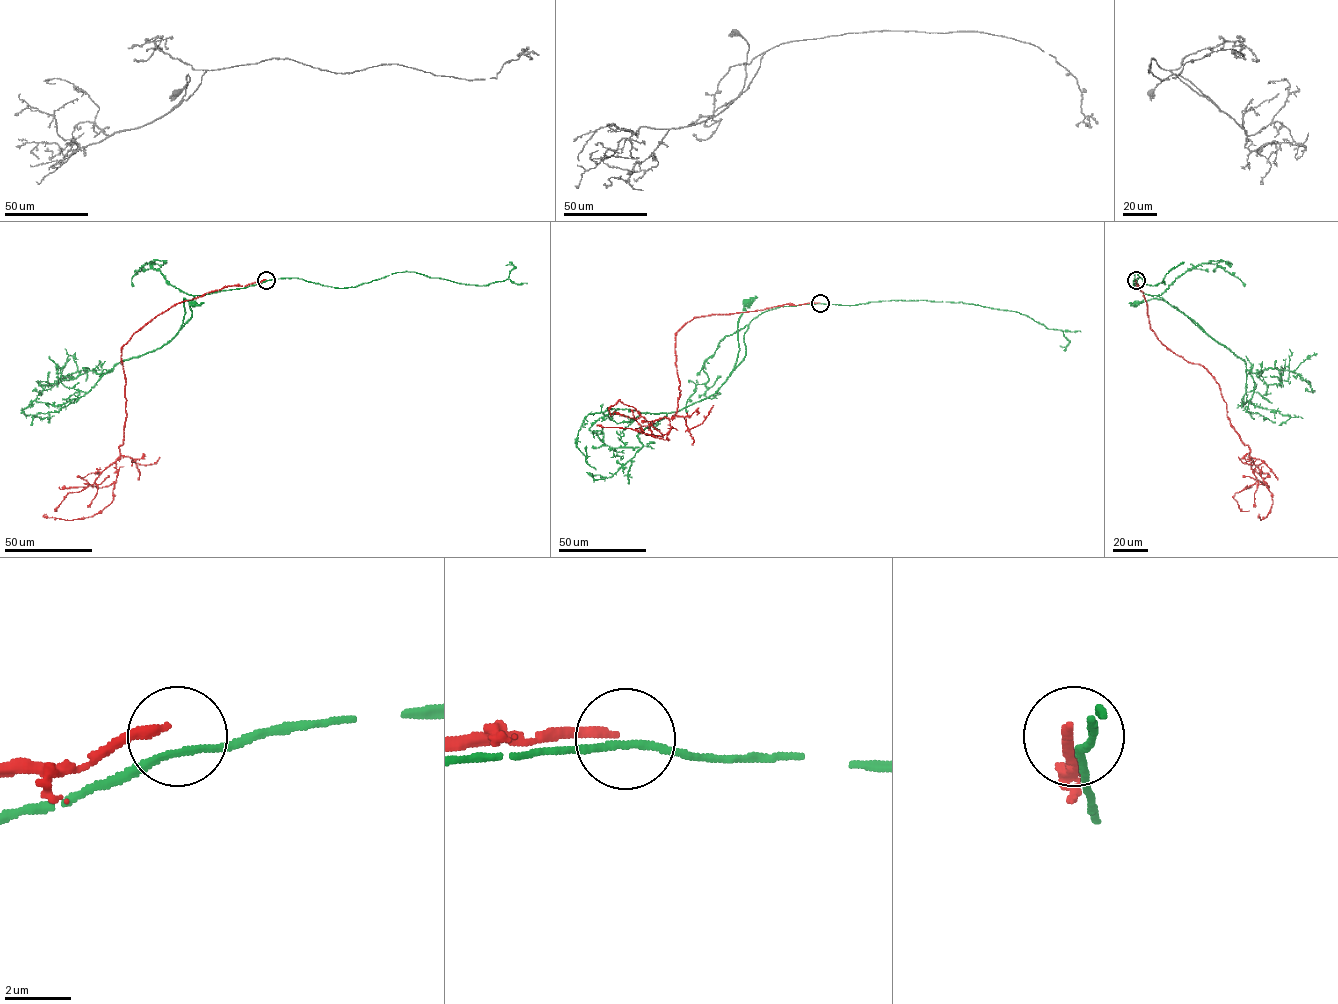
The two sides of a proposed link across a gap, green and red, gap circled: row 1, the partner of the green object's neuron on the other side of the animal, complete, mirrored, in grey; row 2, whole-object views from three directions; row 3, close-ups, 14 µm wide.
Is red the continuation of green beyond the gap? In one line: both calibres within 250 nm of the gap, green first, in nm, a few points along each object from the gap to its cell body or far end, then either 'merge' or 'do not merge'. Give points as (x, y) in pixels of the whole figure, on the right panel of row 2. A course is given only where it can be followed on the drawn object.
200 nm thick on the green side, 260 nm on the other; green runs (1136, 280), (1139, 290), (1162, 297), (1200, 327), (1164, 300), (1151, 298), (1136, 302); red runs (1136, 279), (1156, 337), (1218, 384), (1231, 425), (1271, 493), (1270, 511), (1261, 520), (1260, 514); do not merge

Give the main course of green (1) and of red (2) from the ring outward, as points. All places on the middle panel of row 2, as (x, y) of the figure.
1: (820, 303), (780, 306), (761, 313), (748, 324), (746, 354), (735, 367), (738, 318), (747, 303)
2: (820, 303), (695, 317), (676, 332), (680, 394), (667, 439), (631, 428), (597, 425), (600, 427)

